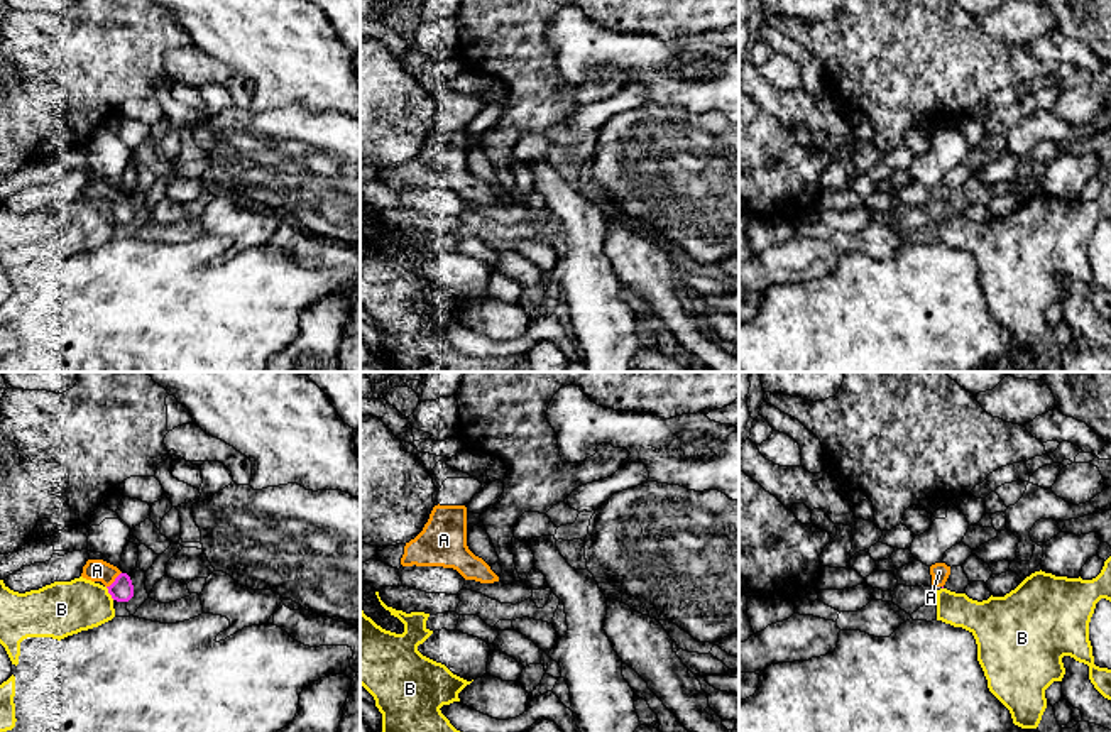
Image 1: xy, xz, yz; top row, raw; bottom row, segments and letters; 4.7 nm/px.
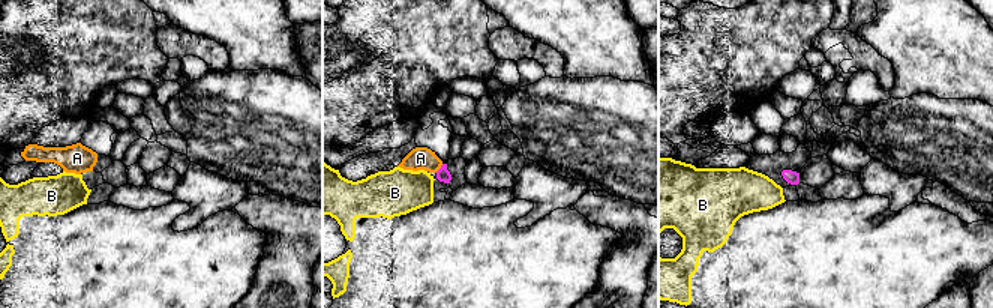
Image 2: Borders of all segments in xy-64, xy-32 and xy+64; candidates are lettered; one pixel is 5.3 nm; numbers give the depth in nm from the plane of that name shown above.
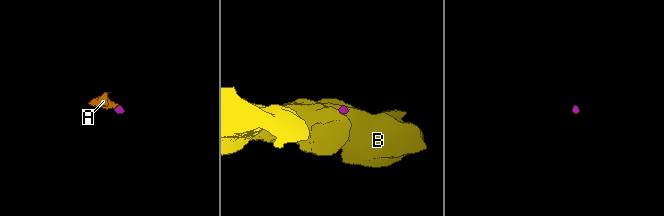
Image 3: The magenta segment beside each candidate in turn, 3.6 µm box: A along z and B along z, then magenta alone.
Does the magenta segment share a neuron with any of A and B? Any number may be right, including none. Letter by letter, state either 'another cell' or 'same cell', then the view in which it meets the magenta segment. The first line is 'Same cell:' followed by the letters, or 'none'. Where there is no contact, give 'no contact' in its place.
Same cell: A
A: same cell; meets magenta in xy
B: another cell; meets magenta in xy

